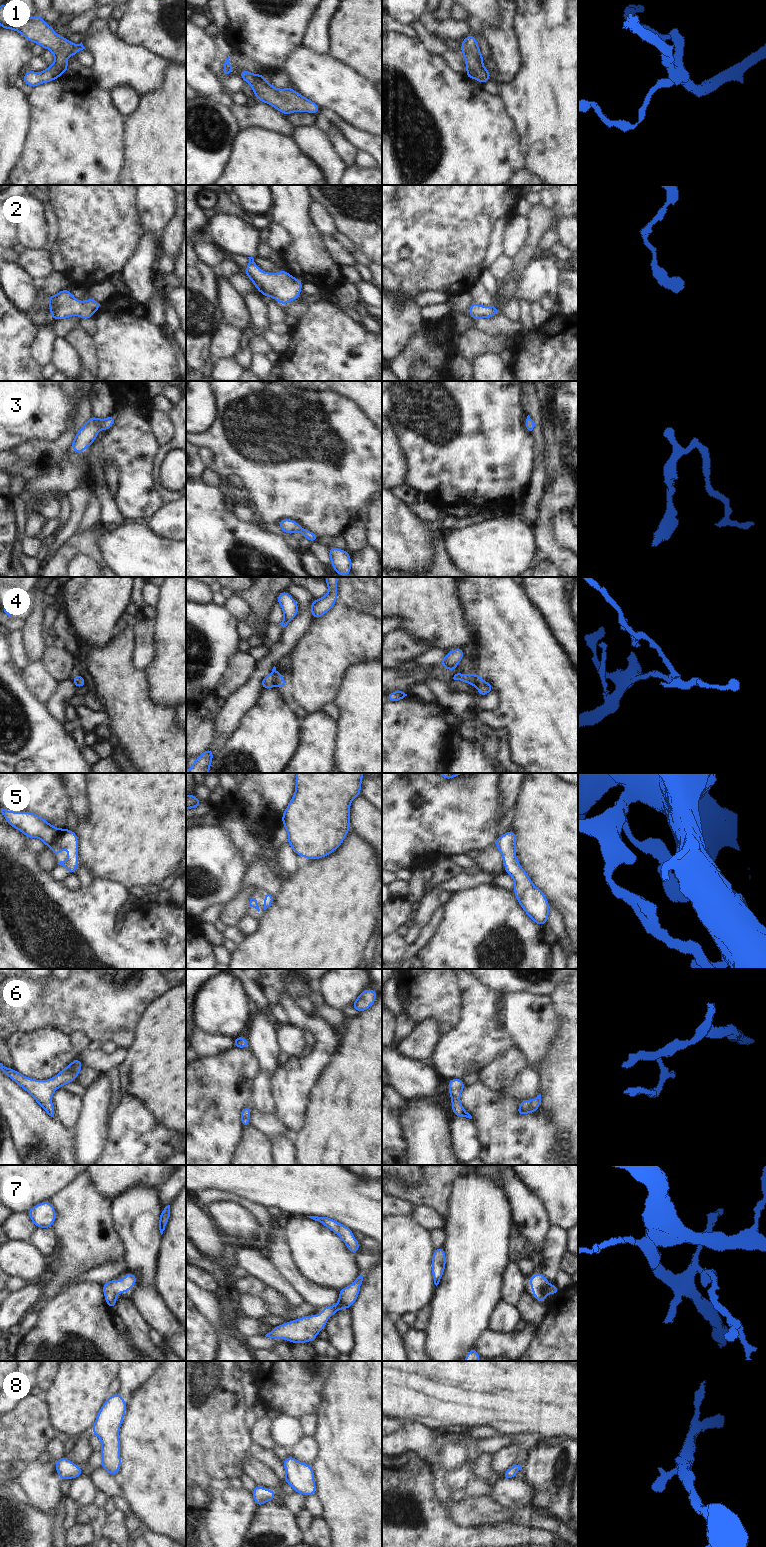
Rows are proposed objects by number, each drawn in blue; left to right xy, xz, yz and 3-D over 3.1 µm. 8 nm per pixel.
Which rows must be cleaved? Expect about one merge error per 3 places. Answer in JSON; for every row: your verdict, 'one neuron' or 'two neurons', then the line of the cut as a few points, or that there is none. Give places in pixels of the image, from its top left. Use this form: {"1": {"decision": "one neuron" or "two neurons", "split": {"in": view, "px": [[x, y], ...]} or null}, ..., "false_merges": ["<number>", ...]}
{"1": {"decision": "one neuron", "split": null}, "2": {"decision": "one neuron", "split": null}, "3": {"decision": "one neuron", "split": null}, "4": {"decision": "two neurons", "split": {"in": "xz", "px": [[271, 672], [276, 685]]}}, "5": {"decision": "one neuron", "split": null}, "6": {"decision": "one neuron", "split": null}, "7": {"decision": "one neuron", "split": null}, "8": {"decision": "one neuron", "split": null}, "false_merges": ["4"]}

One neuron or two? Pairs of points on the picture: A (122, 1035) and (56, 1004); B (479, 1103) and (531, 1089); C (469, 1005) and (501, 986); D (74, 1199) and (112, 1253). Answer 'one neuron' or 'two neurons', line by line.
A: one neuron
B: two neurons
C: two neurons
D: one neuron

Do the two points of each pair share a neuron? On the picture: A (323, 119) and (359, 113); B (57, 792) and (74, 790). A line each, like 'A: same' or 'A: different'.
A: different
B: different

